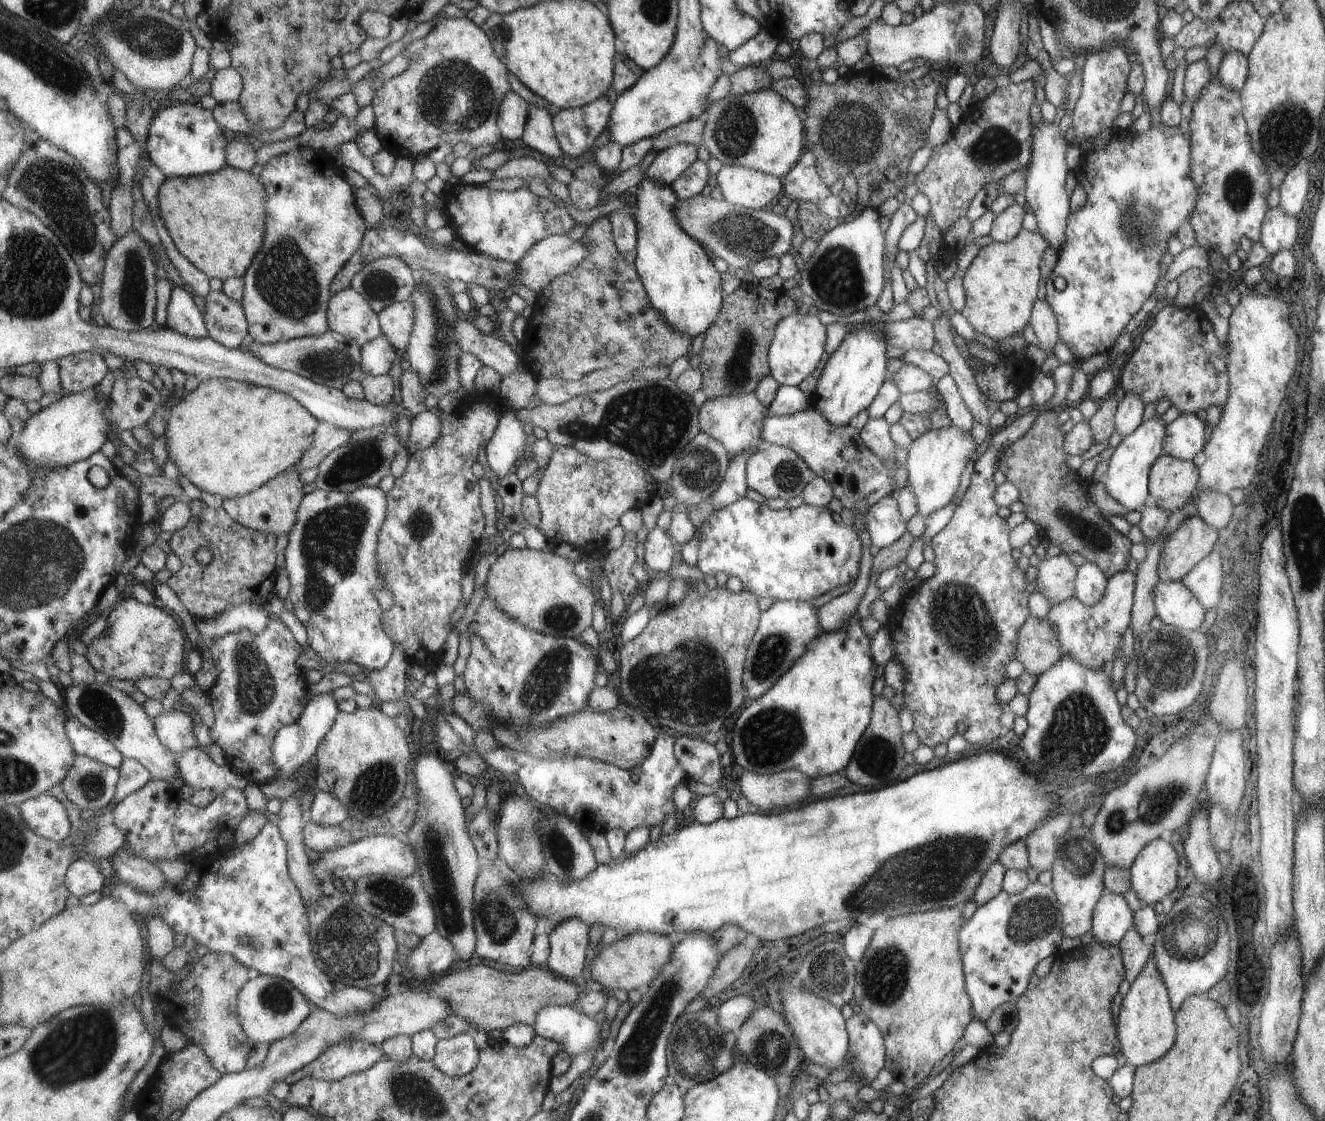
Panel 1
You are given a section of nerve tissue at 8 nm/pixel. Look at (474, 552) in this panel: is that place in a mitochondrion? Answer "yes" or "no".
no

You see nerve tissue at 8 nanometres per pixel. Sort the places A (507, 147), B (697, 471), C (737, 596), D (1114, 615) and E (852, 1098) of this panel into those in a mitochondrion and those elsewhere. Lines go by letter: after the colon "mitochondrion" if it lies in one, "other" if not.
A: other
B: mitochondrion
C: other
D: other
E: other

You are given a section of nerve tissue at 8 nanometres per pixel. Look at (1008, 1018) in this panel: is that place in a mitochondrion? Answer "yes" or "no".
no

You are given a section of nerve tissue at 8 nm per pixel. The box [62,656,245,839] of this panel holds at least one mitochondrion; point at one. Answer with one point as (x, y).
(97, 705)

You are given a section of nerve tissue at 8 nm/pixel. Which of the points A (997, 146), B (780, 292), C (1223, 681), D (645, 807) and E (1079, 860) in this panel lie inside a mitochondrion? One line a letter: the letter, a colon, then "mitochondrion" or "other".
A: mitochondrion
B: other
C: other
D: other
E: mitochondrion

